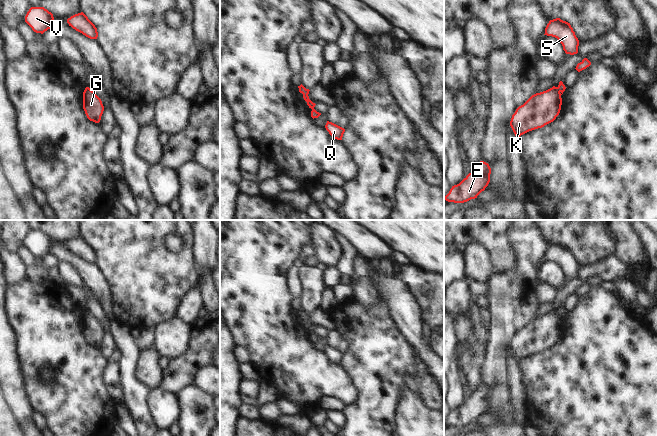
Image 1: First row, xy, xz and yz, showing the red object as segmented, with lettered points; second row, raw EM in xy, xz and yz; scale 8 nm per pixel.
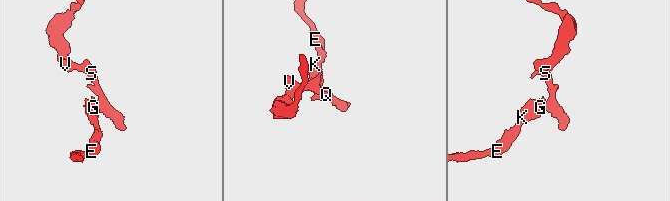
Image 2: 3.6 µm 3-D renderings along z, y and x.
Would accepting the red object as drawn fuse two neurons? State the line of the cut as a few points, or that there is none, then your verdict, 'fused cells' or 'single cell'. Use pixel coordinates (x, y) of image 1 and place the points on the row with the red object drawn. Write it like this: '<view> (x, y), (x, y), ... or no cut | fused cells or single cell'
yz (555, 87), (559, 92) | fused cells

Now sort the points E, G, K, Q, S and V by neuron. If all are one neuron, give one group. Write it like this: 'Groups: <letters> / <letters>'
Groups: E G K / Q S V

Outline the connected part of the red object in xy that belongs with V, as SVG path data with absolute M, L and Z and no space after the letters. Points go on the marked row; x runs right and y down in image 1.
M31 7L25 16L25 22L32 30L41 34L51 29L53 20L53 14L44 7Z

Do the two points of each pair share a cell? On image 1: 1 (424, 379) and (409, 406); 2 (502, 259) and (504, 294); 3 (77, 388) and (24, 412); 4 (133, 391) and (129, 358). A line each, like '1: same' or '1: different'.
1: different
2: different
3: different
4: same

